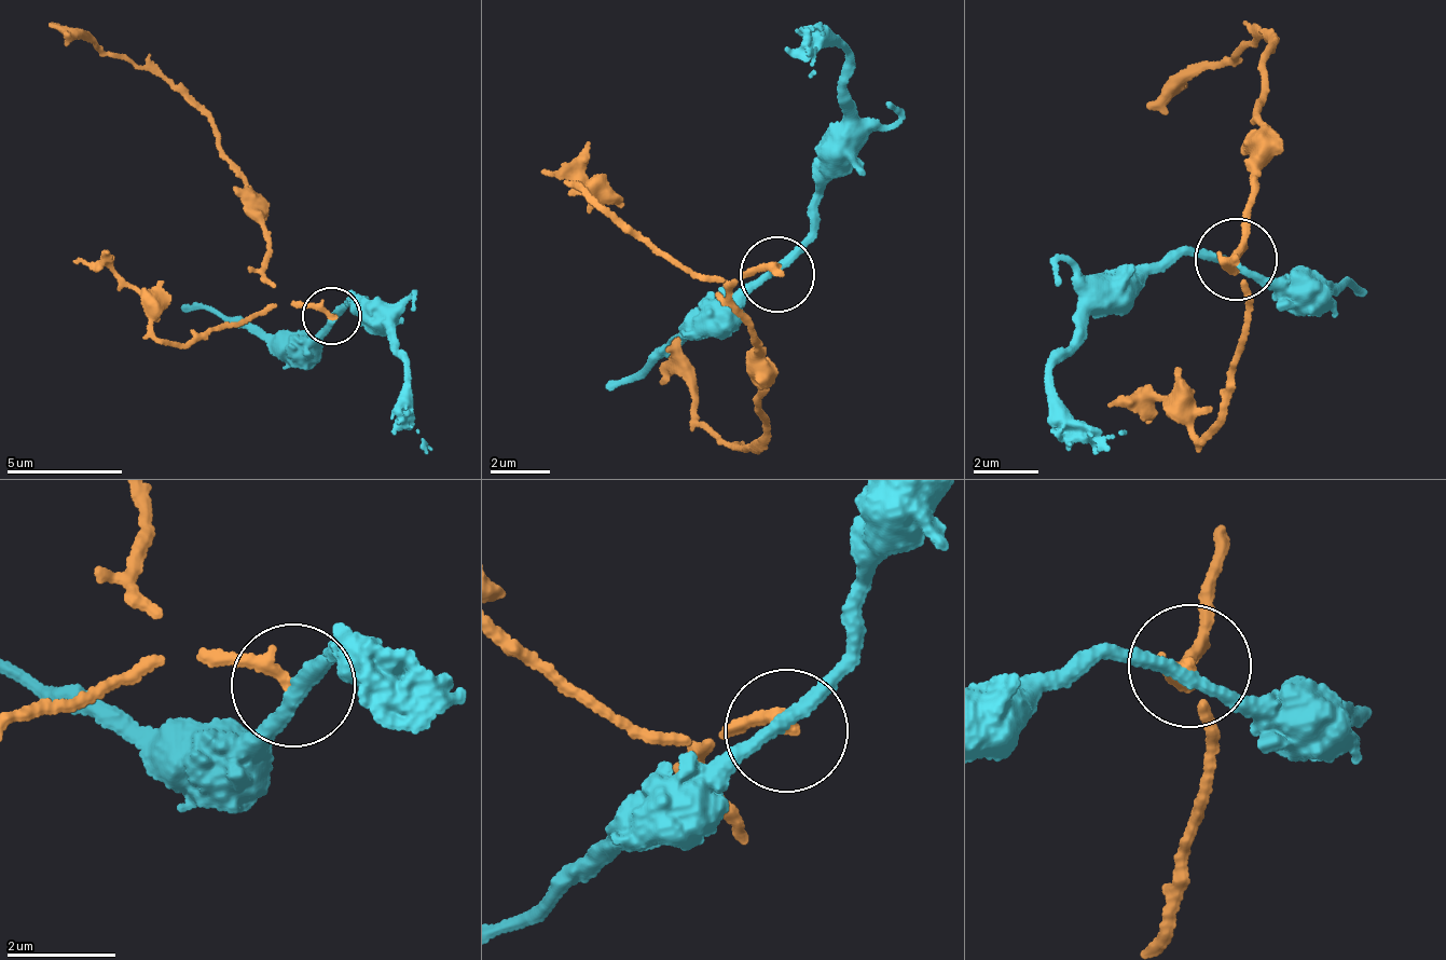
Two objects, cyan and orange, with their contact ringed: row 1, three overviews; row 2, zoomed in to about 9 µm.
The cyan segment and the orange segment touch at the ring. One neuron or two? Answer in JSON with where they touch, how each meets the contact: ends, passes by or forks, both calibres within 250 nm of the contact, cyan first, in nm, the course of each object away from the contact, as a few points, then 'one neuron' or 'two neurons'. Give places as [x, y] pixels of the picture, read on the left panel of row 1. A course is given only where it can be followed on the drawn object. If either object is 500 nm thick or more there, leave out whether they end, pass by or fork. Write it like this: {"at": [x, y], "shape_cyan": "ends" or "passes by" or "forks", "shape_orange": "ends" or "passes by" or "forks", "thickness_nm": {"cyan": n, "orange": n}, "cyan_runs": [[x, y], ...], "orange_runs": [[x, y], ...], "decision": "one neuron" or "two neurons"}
{"at": [331, 316], "shape_cyan": "passes by", "shape_orange": "ends", "thickness_nm": {"cyan": 240, "orange": 260}, "cyan_runs": [[332, 318], [343, 302], [355, 305], [371, 321], [385, 326], [390, 354], [402, 359], [407, 392], [425, 451]], "orange_runs": [[332, 313], [311, 302], [277, 306], [264, 277], [264, 195], [243, 179], [215, 119], [135, 60], [46, 22]], "decision": "two neurons"}

